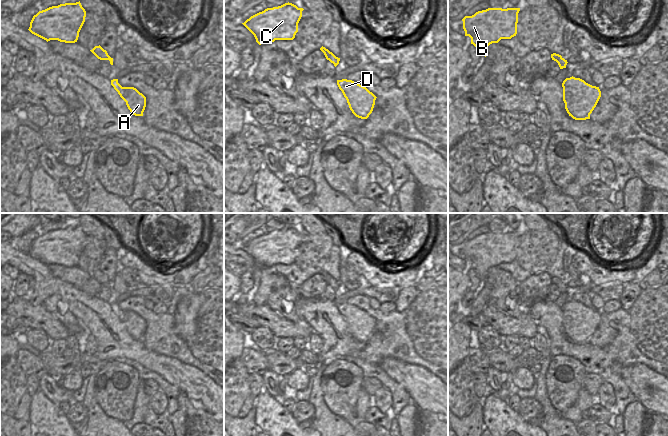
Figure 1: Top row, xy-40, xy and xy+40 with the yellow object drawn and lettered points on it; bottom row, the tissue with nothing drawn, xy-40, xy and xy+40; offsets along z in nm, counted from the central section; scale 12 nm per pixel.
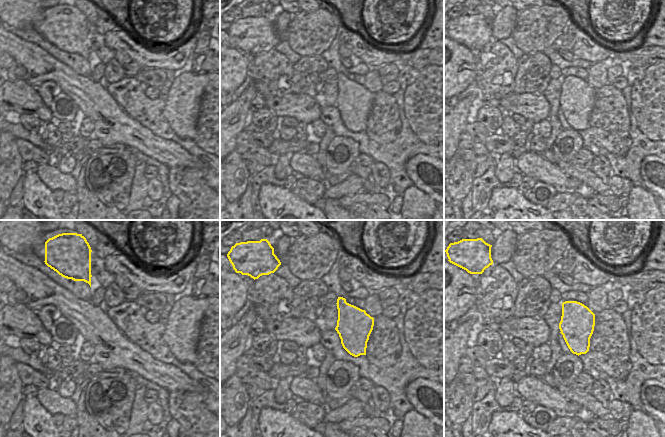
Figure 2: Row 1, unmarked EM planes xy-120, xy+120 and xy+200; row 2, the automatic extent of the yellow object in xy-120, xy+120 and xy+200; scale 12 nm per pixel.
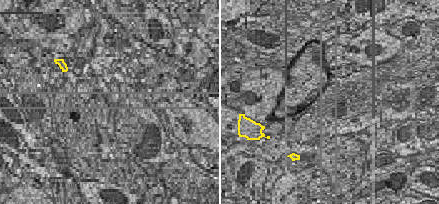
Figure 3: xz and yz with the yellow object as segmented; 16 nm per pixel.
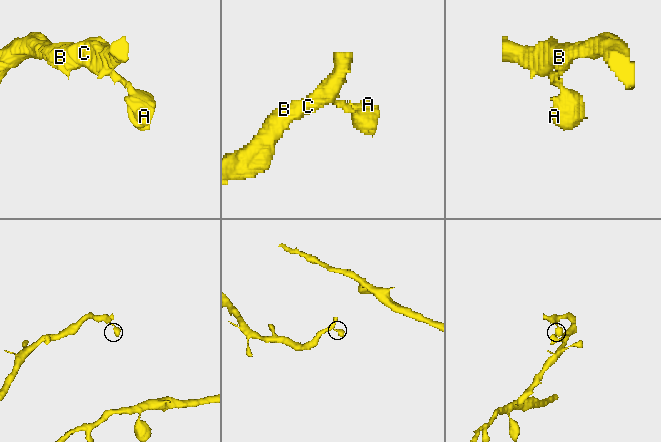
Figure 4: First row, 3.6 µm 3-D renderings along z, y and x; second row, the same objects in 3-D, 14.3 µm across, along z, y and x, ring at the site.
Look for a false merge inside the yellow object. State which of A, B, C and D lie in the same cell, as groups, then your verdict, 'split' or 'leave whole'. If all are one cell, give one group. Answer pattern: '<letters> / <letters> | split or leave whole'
A B C D | leave whole

